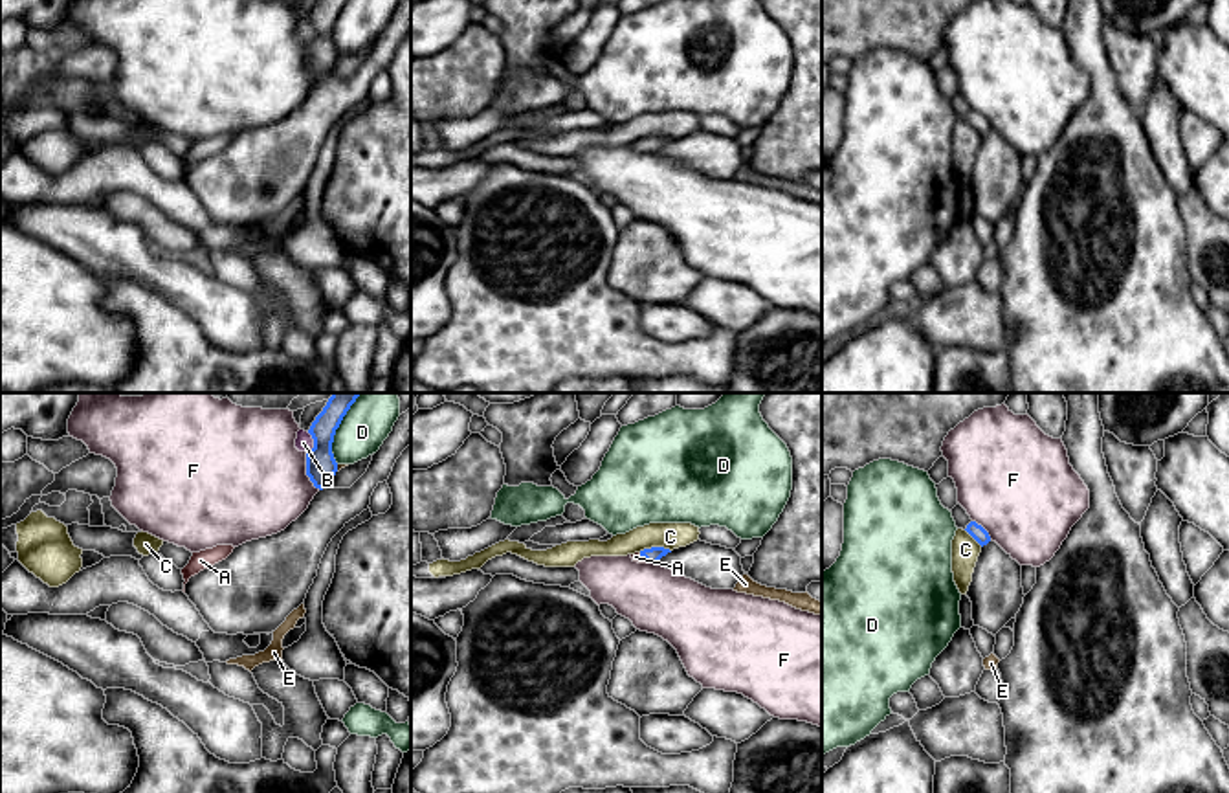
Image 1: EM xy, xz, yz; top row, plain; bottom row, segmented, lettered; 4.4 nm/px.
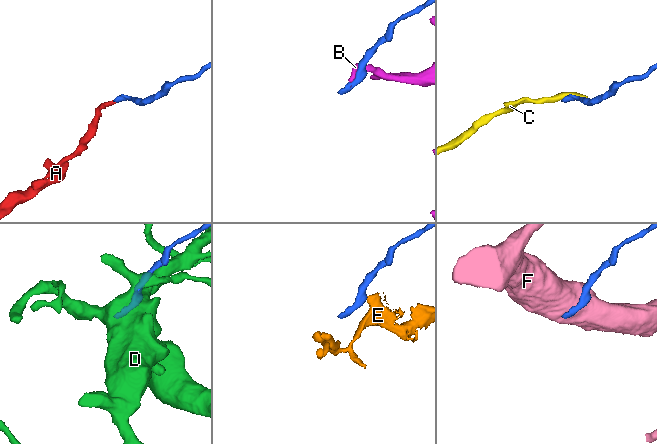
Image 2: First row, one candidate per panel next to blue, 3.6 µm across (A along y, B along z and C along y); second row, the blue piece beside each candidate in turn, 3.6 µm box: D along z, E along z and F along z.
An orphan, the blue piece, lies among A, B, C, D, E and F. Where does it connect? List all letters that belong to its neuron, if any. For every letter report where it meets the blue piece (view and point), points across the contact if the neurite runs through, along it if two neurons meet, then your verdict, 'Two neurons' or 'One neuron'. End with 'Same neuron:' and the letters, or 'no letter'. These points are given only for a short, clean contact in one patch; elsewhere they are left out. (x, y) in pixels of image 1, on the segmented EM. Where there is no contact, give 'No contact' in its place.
A: Touches blue at xz (644, 557). Path across: xz (653, 555), (644, 557), (635, 557). One neuron
B: Touches blue at xy (314, 443). Boundary: xy (307, 432), (312, 439), (312, 446), (307, 452). Two neurons
C: Touches blue at xz (653, 547). Boundary: xz (670, 549), (644, 547), (639, 551). Two neurons
D: Touches blue at xy (338, 426). Two neurons
E: Touches blue at xy (336, 469). Boundary: xy (336, 465), (338, 470). Two neurons
F: Touches blue at xy (307, 472). Two neurons
Same neuron: A

